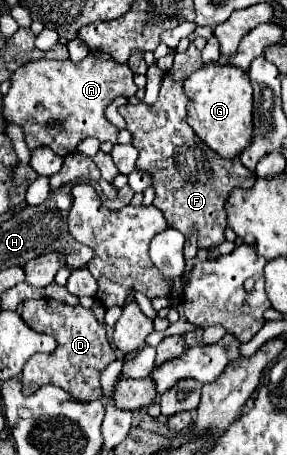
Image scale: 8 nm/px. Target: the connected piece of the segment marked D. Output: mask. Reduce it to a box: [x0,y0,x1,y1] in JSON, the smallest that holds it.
[21,298,117,400]

